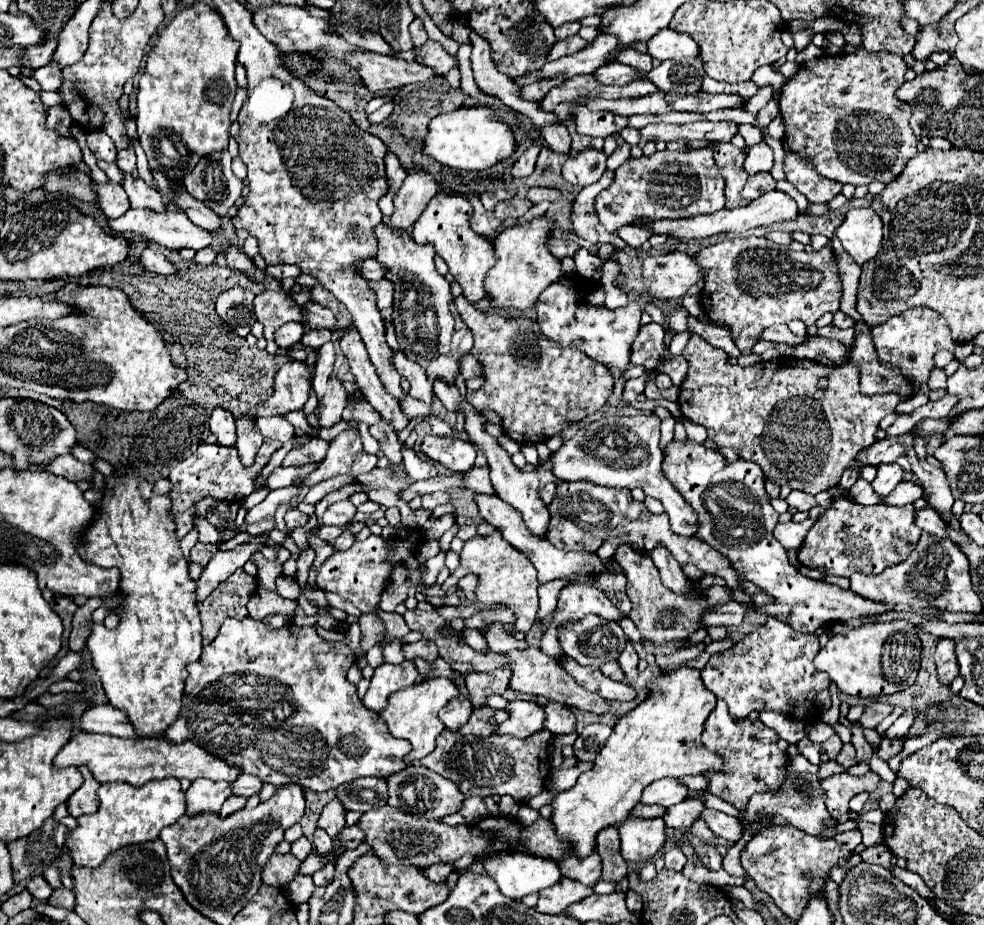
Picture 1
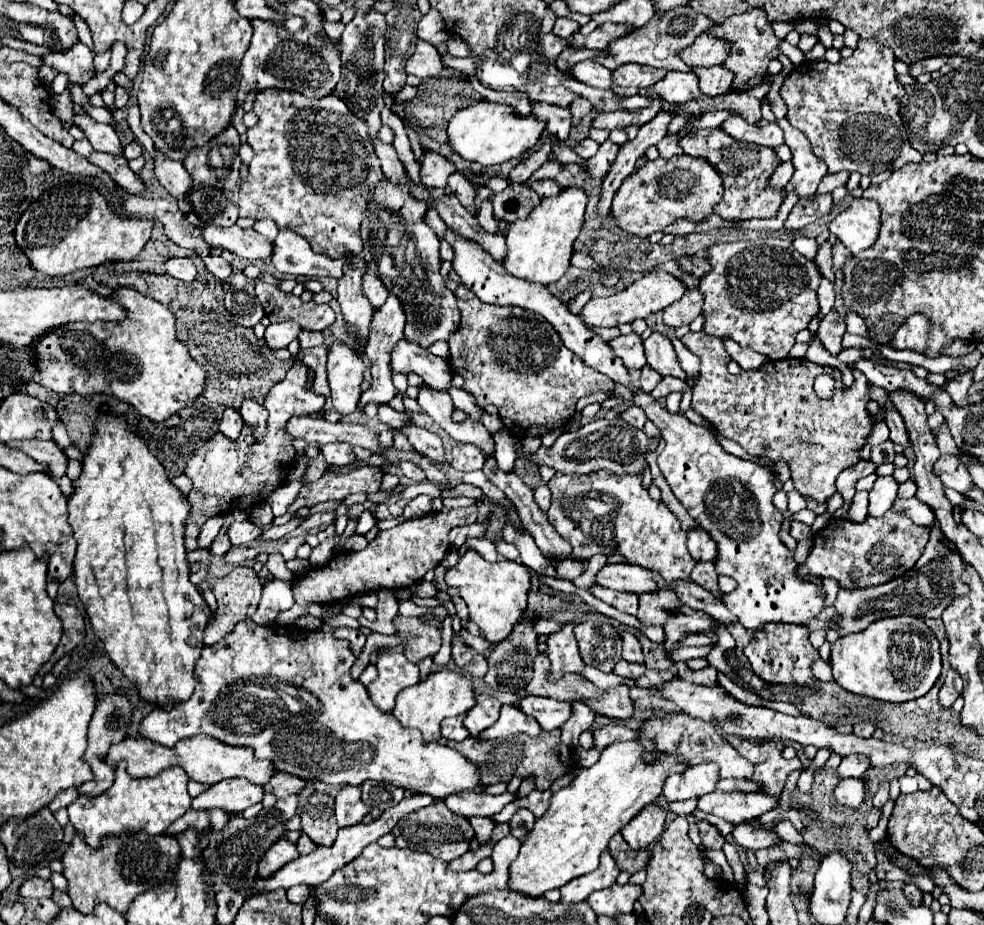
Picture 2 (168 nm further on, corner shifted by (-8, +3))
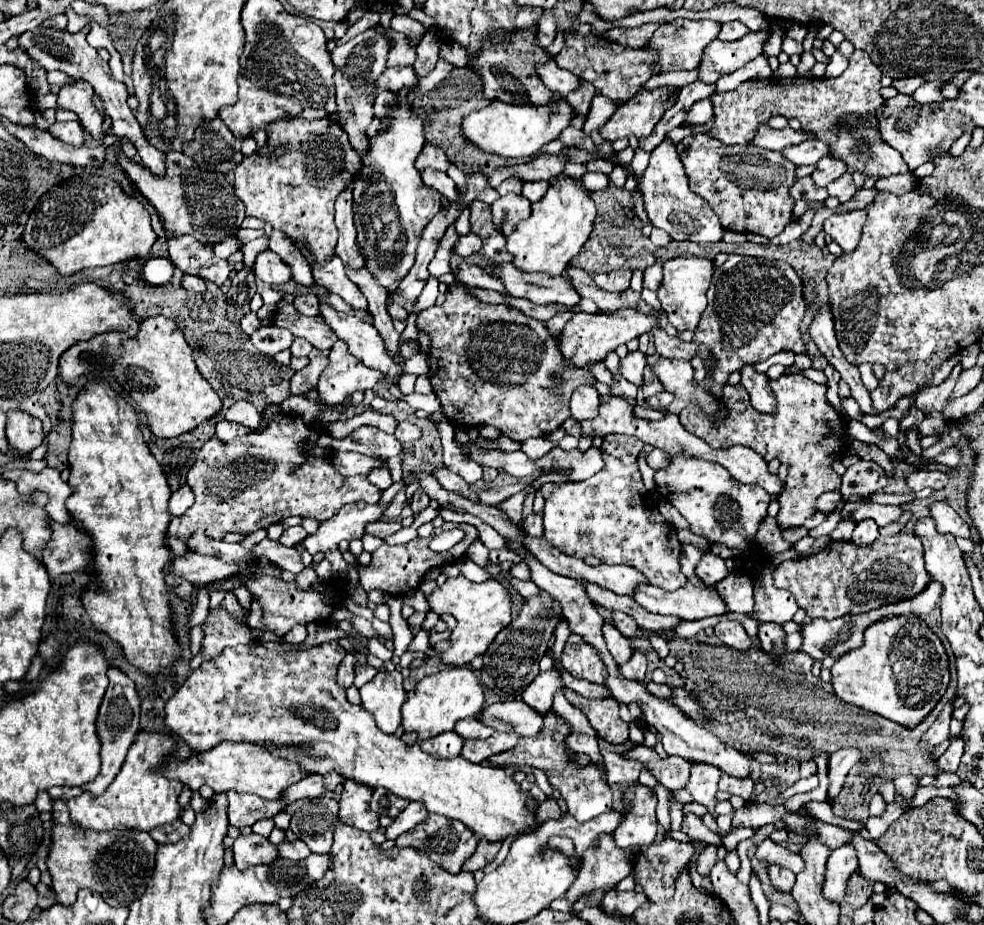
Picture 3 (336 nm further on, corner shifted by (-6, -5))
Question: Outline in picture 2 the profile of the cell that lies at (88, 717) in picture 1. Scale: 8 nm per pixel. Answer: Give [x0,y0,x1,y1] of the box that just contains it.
[139,619,483,799]

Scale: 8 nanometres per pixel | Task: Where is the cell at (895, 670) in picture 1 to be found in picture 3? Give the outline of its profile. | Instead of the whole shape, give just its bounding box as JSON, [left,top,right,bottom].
[831,615,949,727]

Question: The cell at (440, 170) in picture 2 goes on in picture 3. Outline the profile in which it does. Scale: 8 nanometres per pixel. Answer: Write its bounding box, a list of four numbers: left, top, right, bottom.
[417,143,451,171]

